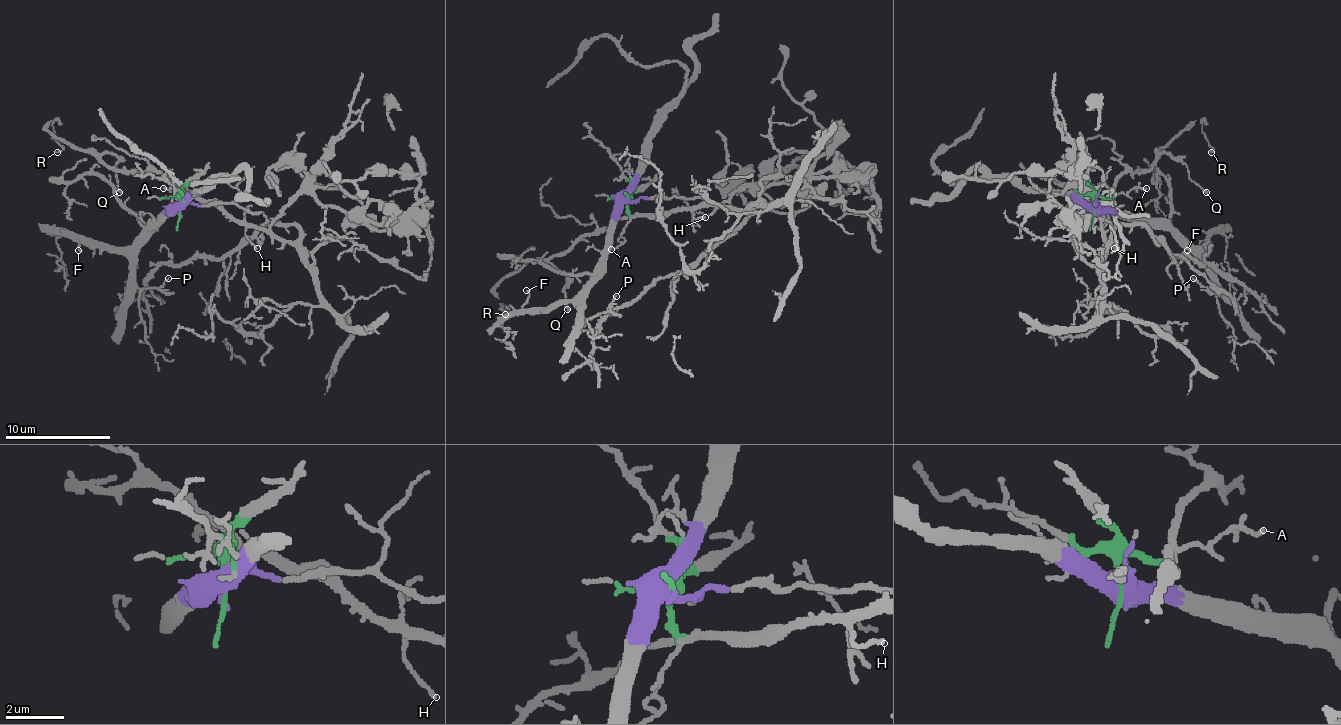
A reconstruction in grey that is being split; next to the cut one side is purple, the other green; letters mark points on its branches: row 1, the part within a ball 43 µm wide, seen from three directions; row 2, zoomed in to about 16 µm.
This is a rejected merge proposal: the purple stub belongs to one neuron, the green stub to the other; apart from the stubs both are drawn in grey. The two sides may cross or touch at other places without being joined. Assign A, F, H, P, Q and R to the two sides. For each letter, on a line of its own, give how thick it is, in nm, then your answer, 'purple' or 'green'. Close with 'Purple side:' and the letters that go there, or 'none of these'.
A: 120 nm | green
F: 110 nm | purple
H: 110 nm | green
P: 110 nm | purple
Q: 130 nm | green
R: 130 nm | green
Purple side: F, P

